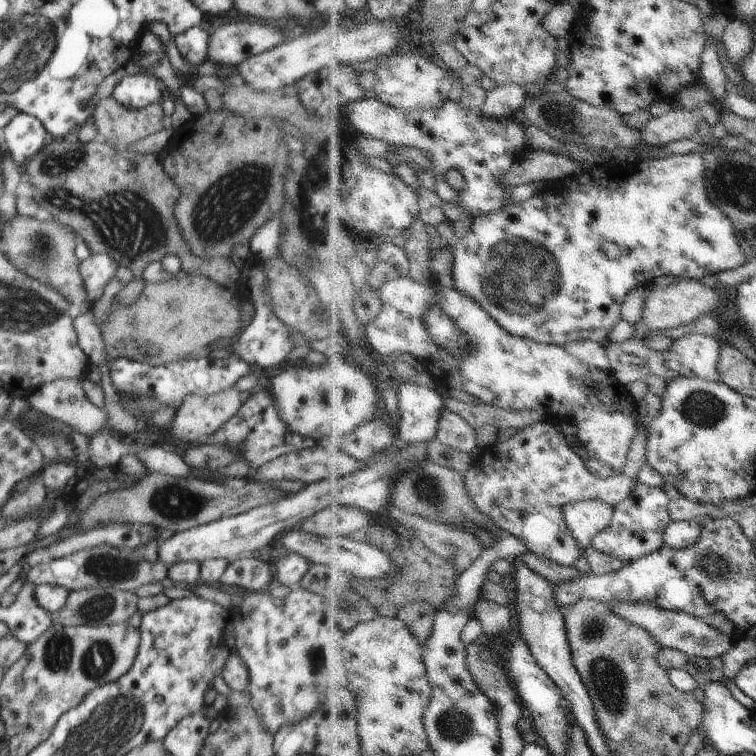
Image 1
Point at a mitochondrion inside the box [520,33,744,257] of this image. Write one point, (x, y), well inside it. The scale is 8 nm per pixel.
(561, 118)

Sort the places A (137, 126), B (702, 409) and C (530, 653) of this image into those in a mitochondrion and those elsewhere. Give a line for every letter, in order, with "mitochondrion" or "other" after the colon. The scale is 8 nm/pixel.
A: other
B: mitochondrion
C: other

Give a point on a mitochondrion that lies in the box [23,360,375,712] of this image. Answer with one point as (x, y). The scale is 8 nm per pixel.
(94, 662)

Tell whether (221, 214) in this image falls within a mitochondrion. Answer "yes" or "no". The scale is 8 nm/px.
yes

